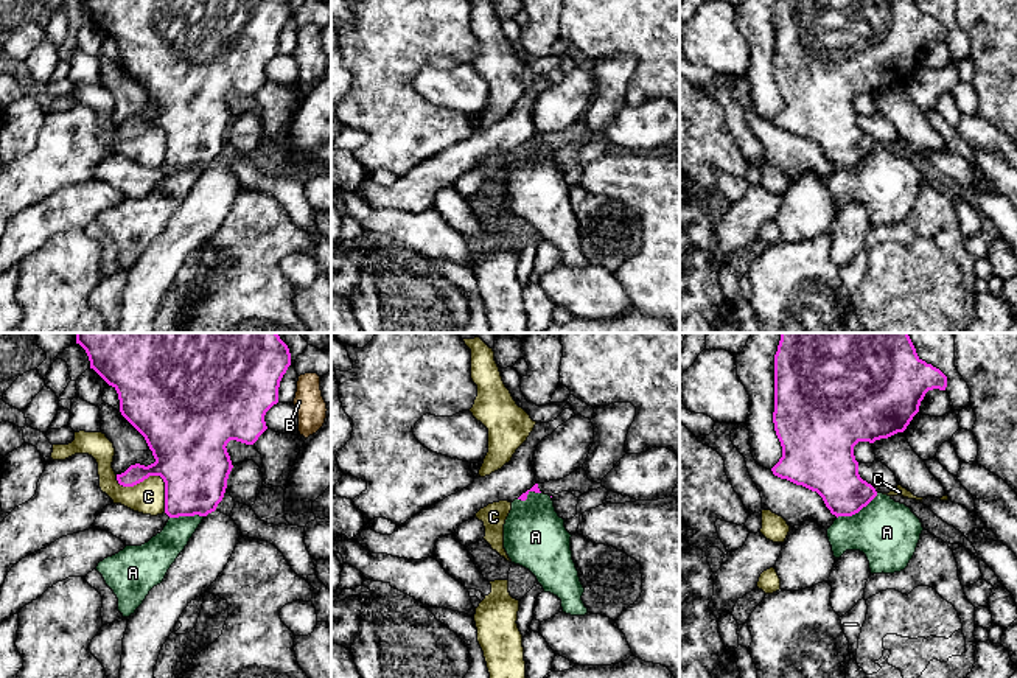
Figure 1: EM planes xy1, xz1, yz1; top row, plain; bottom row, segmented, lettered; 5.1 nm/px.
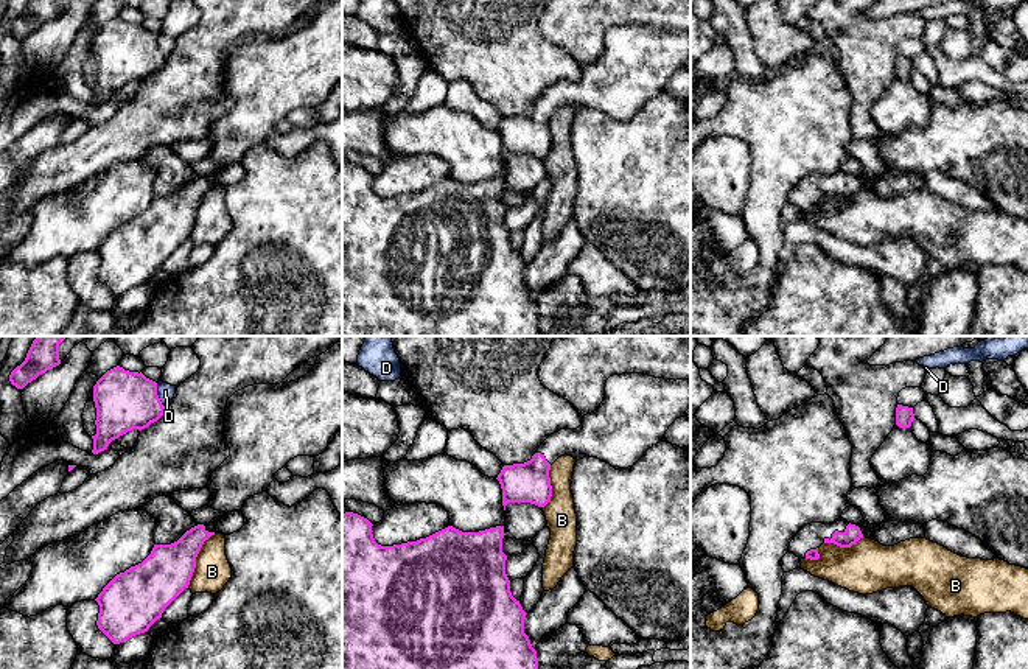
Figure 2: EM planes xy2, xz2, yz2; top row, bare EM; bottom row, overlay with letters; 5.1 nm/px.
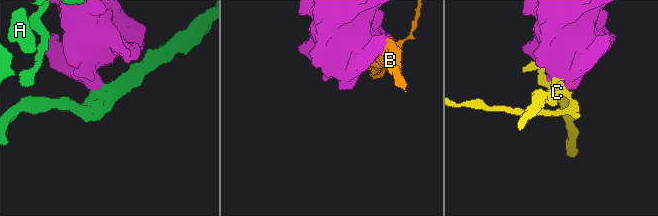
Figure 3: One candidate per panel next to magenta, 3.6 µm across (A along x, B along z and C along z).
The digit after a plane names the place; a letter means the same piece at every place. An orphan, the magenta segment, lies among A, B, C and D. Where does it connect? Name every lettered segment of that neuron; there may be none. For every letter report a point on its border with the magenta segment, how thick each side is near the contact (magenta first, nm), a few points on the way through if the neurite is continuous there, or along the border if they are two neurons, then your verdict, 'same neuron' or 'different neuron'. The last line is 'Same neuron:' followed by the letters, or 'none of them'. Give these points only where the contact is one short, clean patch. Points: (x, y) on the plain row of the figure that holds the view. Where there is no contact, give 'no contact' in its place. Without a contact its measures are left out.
A: yz1 (857, 164) | 280/320 nm | along yz1 (877, 145), (857, 164), (837, 170) | different neuron
B: xy2 (195, 210) | 260/180 nm | different neuron
C: xy1 (153, 126) | 380/170 nm | different neuron
D: xy2 (157, 47) | 300/90 nm | along xy2 (156, 35), (156, 44), (165, 59) | different neuron
Same neuron: none of them

